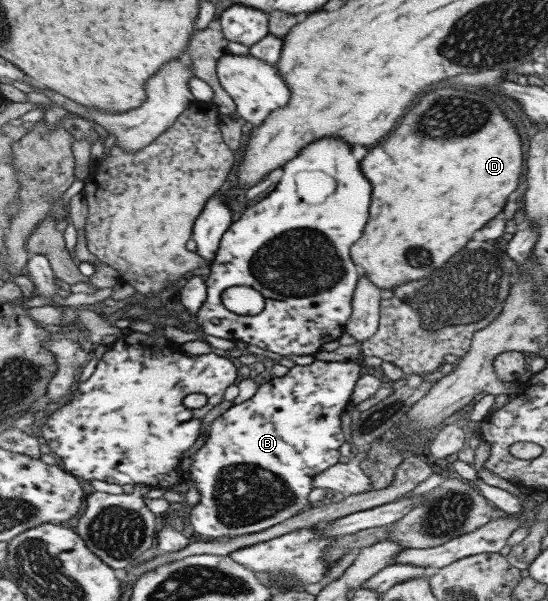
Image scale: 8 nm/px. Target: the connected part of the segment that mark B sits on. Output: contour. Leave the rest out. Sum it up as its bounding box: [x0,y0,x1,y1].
[181,359,363,540]

